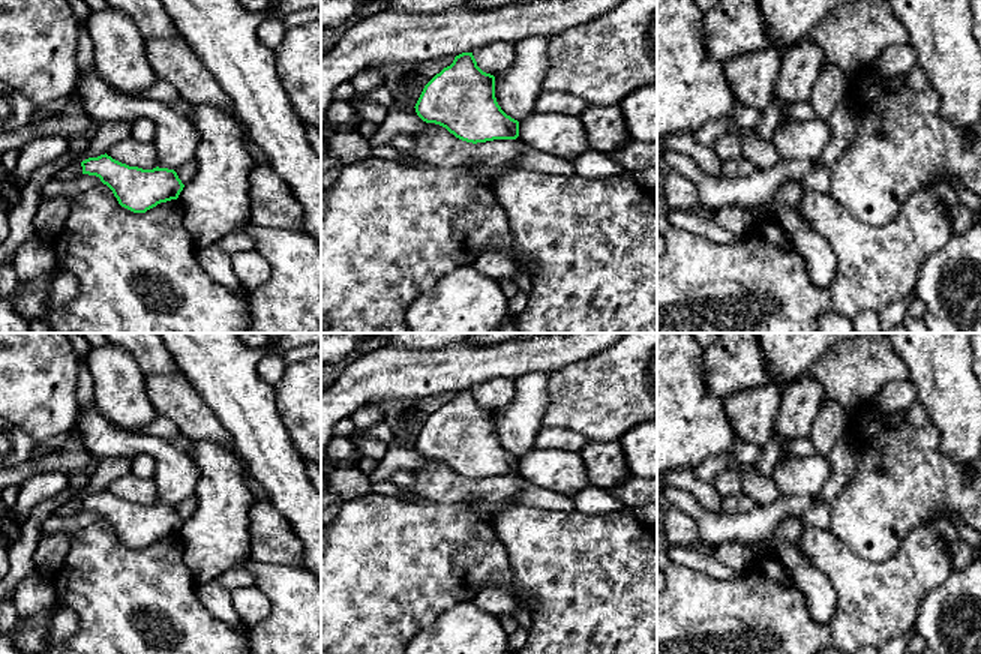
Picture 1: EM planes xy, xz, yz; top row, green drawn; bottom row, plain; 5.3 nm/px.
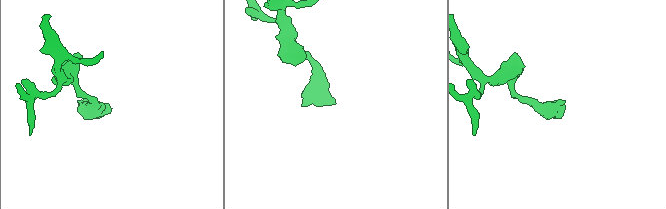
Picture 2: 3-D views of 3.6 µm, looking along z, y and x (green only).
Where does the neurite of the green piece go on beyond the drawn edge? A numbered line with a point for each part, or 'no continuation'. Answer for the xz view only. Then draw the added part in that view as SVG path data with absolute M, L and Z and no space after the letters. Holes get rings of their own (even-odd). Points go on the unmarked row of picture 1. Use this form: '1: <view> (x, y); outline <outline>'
no continuation

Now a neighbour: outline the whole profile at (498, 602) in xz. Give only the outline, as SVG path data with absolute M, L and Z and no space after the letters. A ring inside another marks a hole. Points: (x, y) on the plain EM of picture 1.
M486 586L474 598L474 603L484 612L501 620L502 616L514 616L516 600L502 586Z

